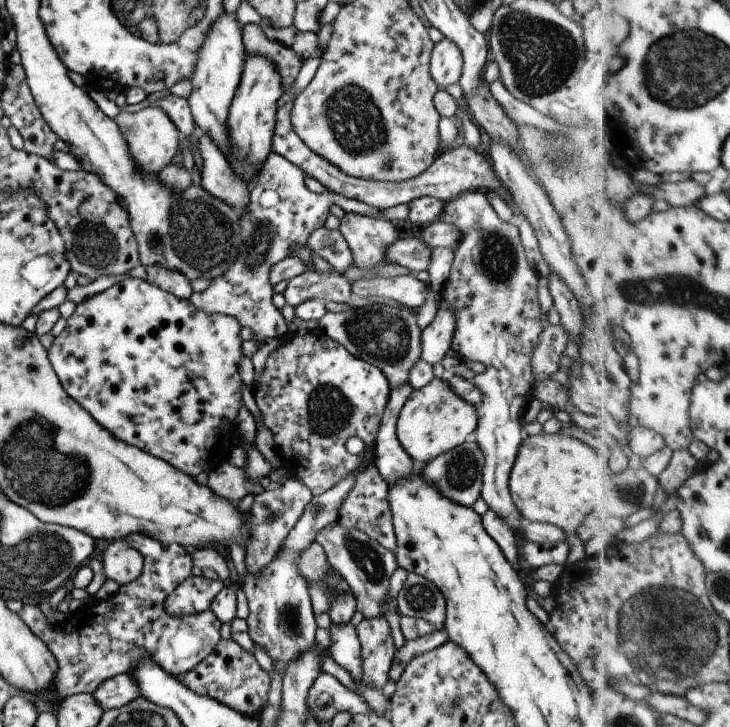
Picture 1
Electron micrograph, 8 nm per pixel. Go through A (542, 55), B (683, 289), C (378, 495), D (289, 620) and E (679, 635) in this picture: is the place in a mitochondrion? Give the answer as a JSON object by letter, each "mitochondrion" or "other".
{"A":"mitochondrion","B":"mitochondrion","C":"other","D":"mitochondrion","E":"mitochondrion"}

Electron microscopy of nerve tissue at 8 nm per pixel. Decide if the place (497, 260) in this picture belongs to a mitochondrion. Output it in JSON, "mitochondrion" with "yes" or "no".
{"mitochondrion":"yes"}

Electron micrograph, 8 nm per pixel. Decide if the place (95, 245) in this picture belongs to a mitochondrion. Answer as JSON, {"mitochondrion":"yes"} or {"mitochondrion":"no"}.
{"mitochondrion":"yes"}

